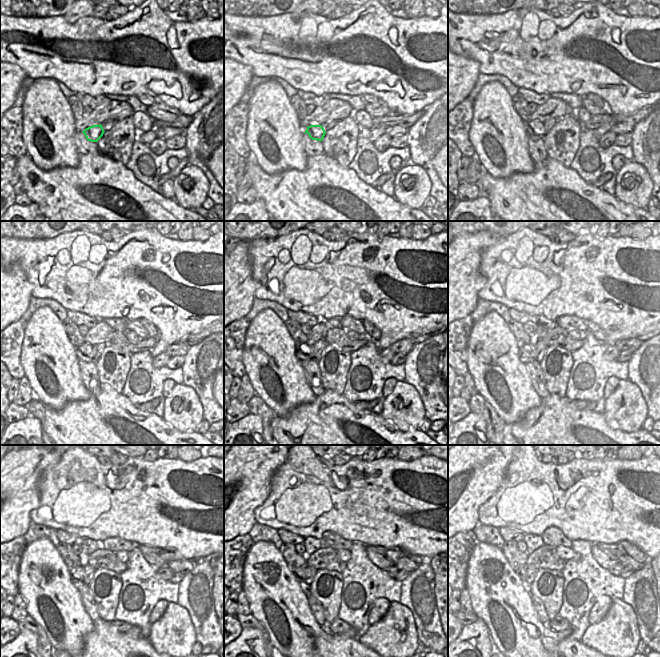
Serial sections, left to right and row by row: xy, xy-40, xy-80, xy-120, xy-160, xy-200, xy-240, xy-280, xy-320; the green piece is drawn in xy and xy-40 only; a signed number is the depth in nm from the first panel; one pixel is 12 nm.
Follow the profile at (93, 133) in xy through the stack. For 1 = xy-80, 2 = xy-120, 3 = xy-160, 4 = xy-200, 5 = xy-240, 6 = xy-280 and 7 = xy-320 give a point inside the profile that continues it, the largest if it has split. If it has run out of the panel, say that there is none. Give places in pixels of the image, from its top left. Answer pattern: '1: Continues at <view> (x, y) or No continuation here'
1: Continues at xy-80 (535, 129)
2: Continues at xy-120 (84, 352)
3: Continues at xy-160 (304, 352)
4: Continues at xy-200 (526, 353)
5: Continues at xy-240 (77, 574)
6: Continues at xy-280 (299, 574)
7: Continues at xy-320 (521, 572).

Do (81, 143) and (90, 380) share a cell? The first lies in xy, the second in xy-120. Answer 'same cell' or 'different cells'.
same cell

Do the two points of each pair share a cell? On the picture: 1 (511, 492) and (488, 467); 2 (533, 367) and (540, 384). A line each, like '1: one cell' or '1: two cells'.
1: two cells
2: one cell

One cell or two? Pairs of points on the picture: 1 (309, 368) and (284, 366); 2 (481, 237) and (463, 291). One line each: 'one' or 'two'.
1: two
2: one

